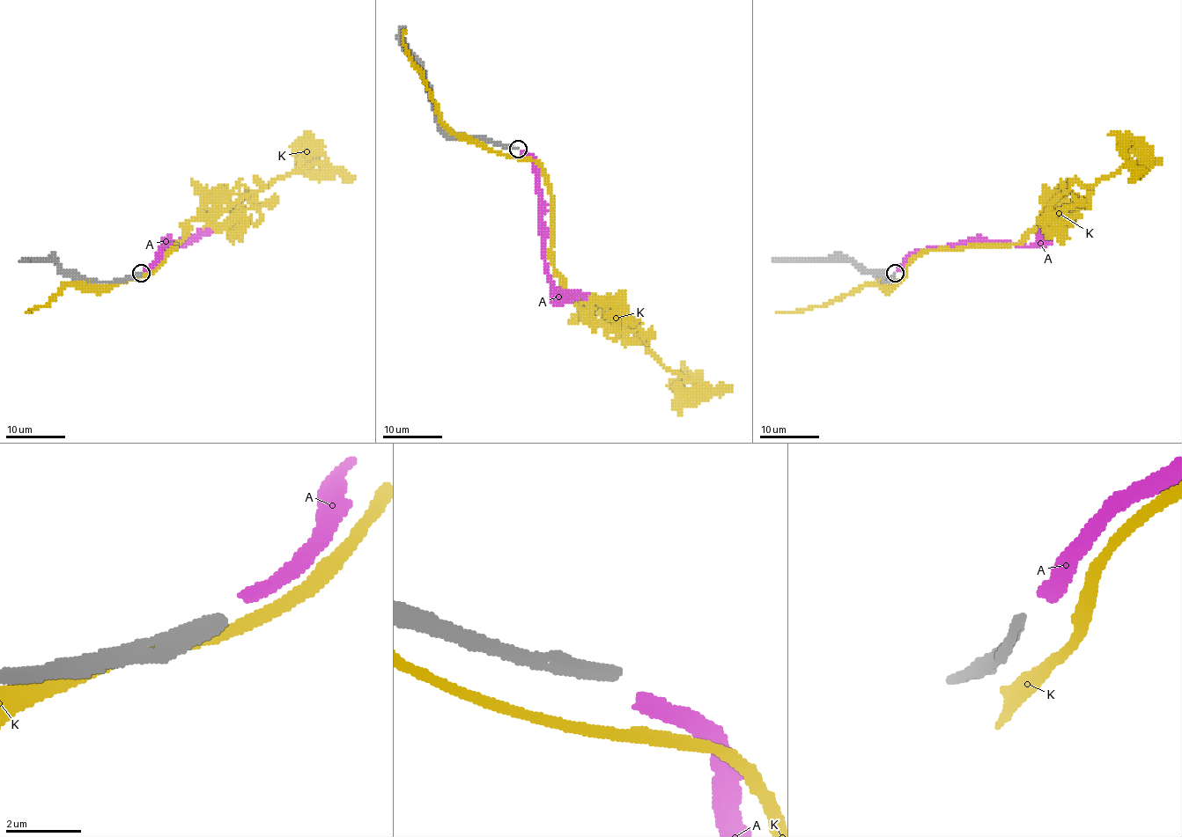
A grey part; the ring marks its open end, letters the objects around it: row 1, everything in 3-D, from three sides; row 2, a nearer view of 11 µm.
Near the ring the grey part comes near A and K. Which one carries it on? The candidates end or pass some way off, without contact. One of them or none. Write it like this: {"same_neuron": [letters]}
{"same_neuron": []}

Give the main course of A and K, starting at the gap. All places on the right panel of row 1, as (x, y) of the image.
A: (897, 269), (908, 258), (940, 247), (1005, 241), (1031, 245), (1040, 232)
K: (902, 274), (929, 250), (1009, 245), (1070, 184), (1095, 185), (1125, 163), (1141, 170), (1132, 139), (1129, 158)

